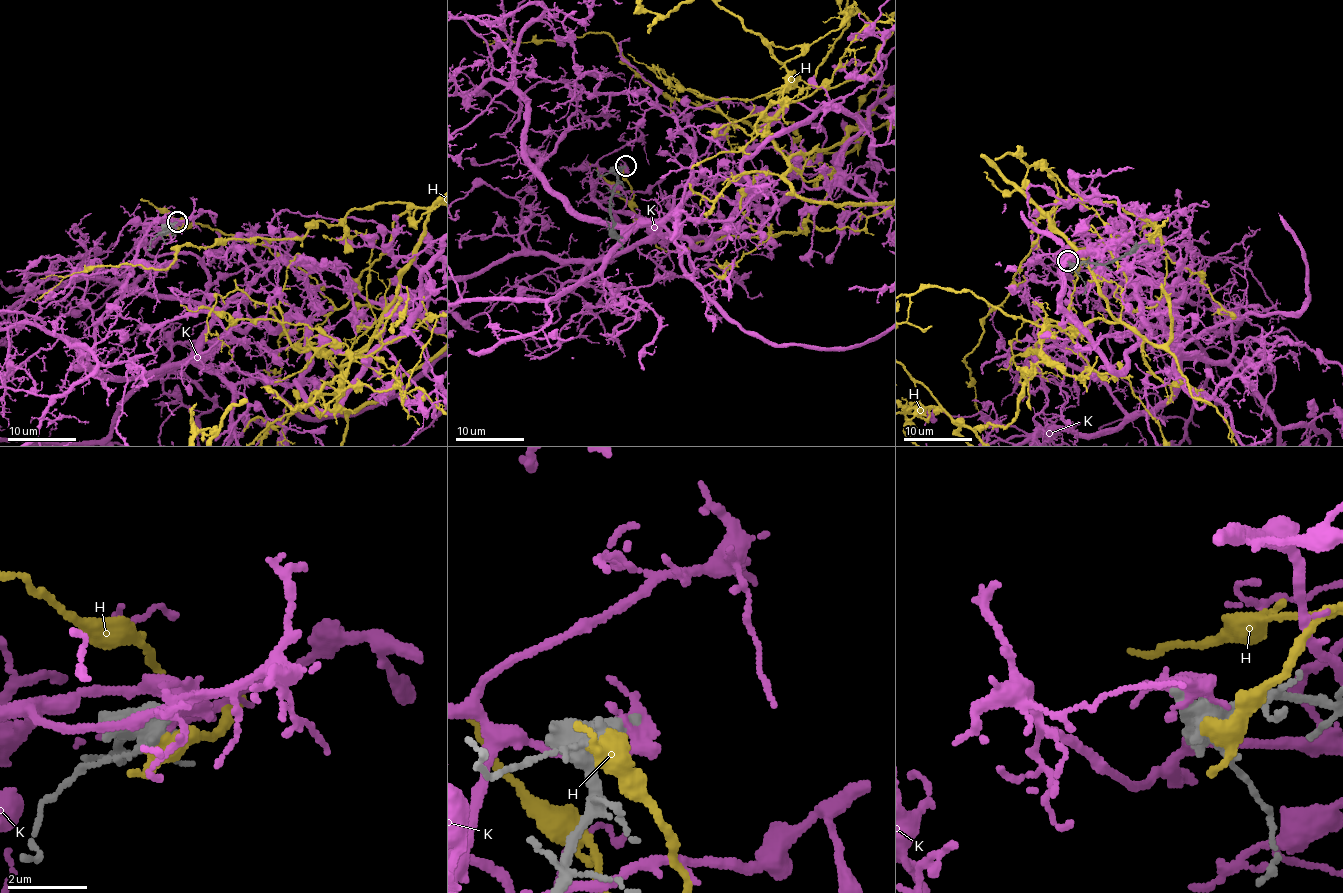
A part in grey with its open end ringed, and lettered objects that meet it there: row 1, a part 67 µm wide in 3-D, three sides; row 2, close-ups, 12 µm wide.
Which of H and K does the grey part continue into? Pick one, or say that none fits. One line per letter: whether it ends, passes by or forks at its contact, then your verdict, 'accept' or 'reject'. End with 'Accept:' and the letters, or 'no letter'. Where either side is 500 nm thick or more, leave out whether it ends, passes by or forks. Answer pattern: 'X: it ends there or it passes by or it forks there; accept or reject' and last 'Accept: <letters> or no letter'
H: it passes by; reject
K: reject
Accept: no letter

